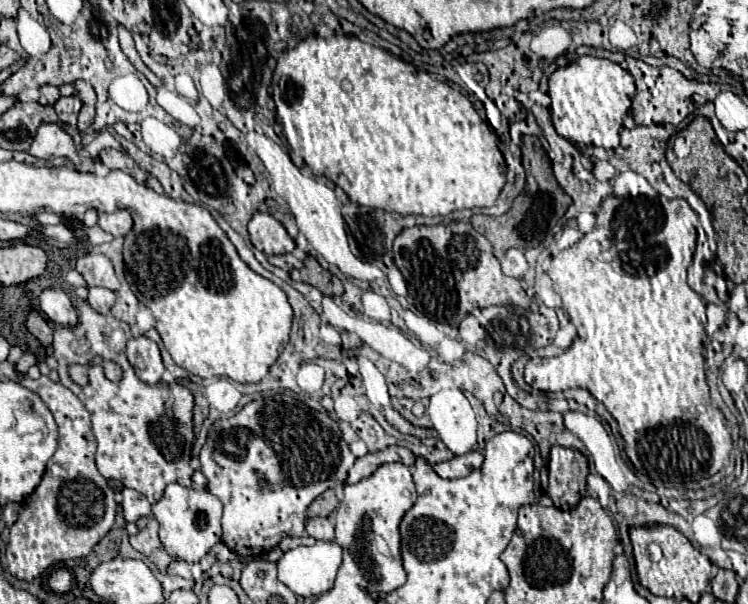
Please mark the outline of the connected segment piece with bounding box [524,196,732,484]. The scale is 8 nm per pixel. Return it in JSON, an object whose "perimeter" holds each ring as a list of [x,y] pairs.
{"perimeter":[[[610,196],[600,204],[600,210],[596,214],[596,226],[592,232],[588,232],[580,242],[570,246],[568,250],[562,250],[558,256],[554,256],[548,276],[554,282],[556,294],[562,298],[562,308],[568,314],[570,322],[578,330],[578,338],[574,344],[564,350],[564,354],[554,356],[554,358],[532,358],[526,364],[524,378],[526,382],[542,392],[564,392],[572,388],[586,388],[596,400],[600,400],[608,412],[618,420],[620,434],[624,438],[624,452],[628,454],[628,460],[638,468],[644,470],[652,480],[662,480],[666,484],[684,484],[692,480],[702,480],[724,466],[728,466],[730,460],[730,450],[732,450],[732,438],[726,428],[726,418],[718,408],[712,408],[710,404],[710,394],[708,394],[708,384],[706,384],[706,374],[704,374],[704,356],[702,356],[702,338],[704,338],[704,316],[706,316],[706,302],[686,284],[686,270],[692,264],[692,254],[696,248],[696,222],[698,216],[696,212],[688,206],[686,200],[674,198],[668,200],[664,196],[656,198],[616,198]]]}

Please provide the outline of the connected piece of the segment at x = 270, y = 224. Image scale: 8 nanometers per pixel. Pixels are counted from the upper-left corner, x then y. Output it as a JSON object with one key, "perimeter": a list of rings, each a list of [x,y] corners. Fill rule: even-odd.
{"perimeter":[[[256,212],[252,220],[248,222],[248,232],[250,232],[250,240],[254,248],[262,250],[268,256],[270,254],[288,254],[296,248],[286,228],[270,214]]]}

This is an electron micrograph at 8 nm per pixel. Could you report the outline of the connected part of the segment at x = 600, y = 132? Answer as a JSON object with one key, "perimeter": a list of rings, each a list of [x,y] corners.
{"perimeter":[[[580,56],[576,62],[564,68],[558,68],[548,80],[548,96],[552,98],[550,114],[552,114],[556,132],[570,142],[584,142],[585,145],[602,147],[606,150],[618,148],[620,144],[618,132],[622,128],[624,116],[630,110],[634,94],[636,94],[636,86],[634,86],[632,74],[620,68],[616,62],[606,58],[596,58],[596,56]]]}

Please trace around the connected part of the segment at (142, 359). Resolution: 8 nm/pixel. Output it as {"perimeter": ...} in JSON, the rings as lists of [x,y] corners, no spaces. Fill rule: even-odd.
{"perimeter":[[[140,302],[140,310],[136,312],[136,322],[129,324],[129,326],[135,338],[132,338],[132,340],[128,342],[126,356],[128,356],[130,364],[134,366],[134,370],[136,370],[136,376],[138,376],[142,382],[146,382],[146,384],[156,384],[156,382],[160,382],[162,372],[164,372],[164,360],[162,364],[162,358],[160,358],[160,353],[162,356],[162,352],[158,350],[158,347],[160,349],[158,342],[162,342],[162,339],[156,330],[154,314],[152,314],[152,311],[147,306],[144,306],[144,304]],[[146,310],[148,310],[148,314],[150,314],[152,320],[154,320],[154,324],[152,324],[150,330],[144,330],[144,328],[138,326],[138,316],[140,316],[142,312],[146,312]],[[143,331],[145,332],[145,336],[142,336]],[[152,334],[156,334],[156,336],[152,336]],[[150,339],[154,339],[155,342]]]}

